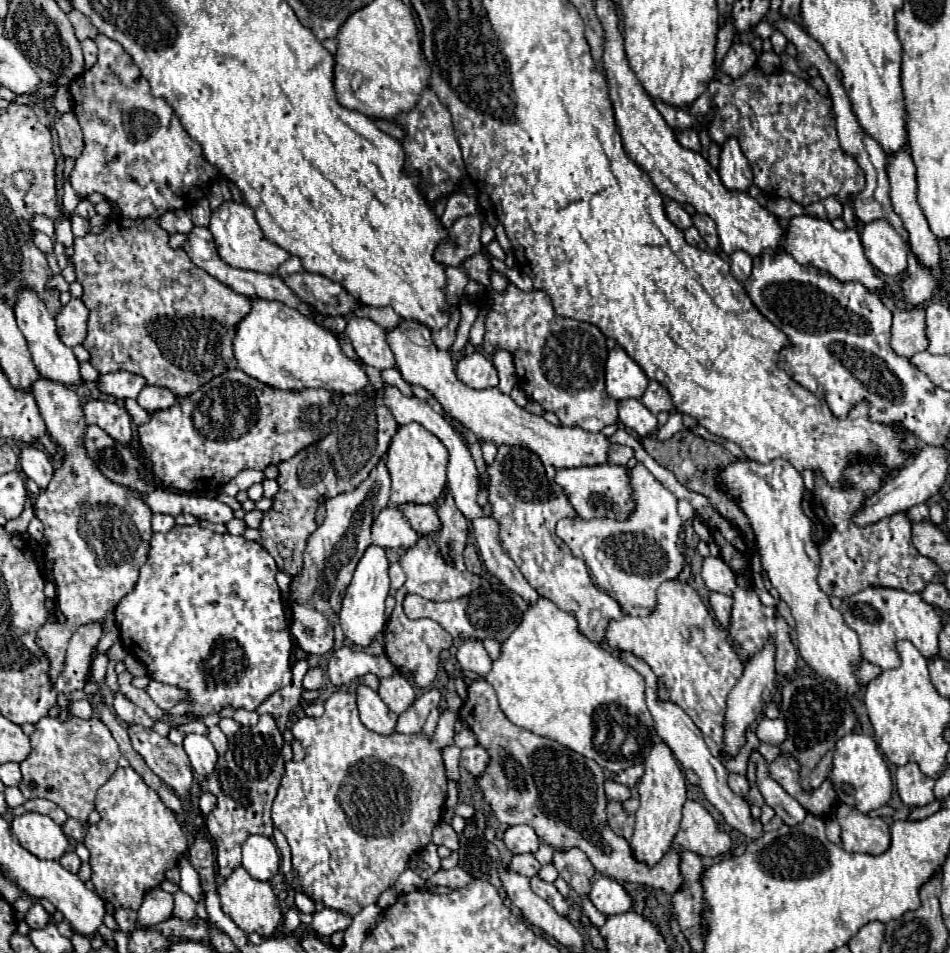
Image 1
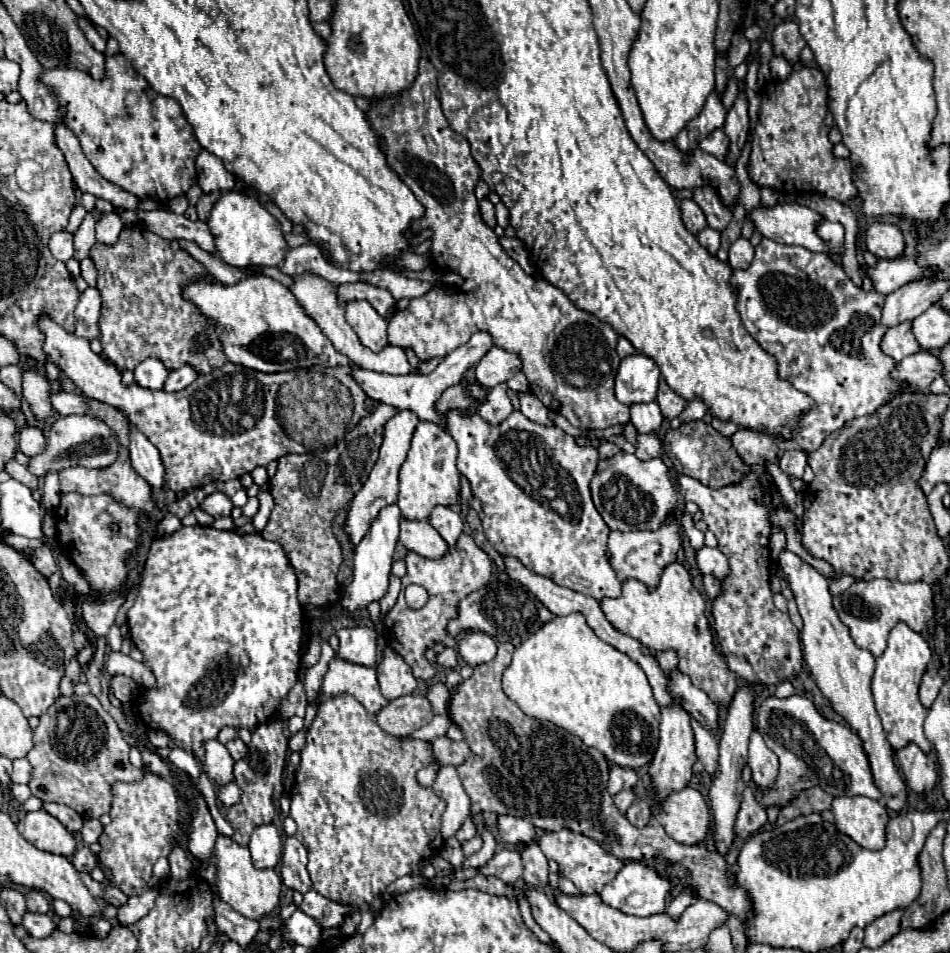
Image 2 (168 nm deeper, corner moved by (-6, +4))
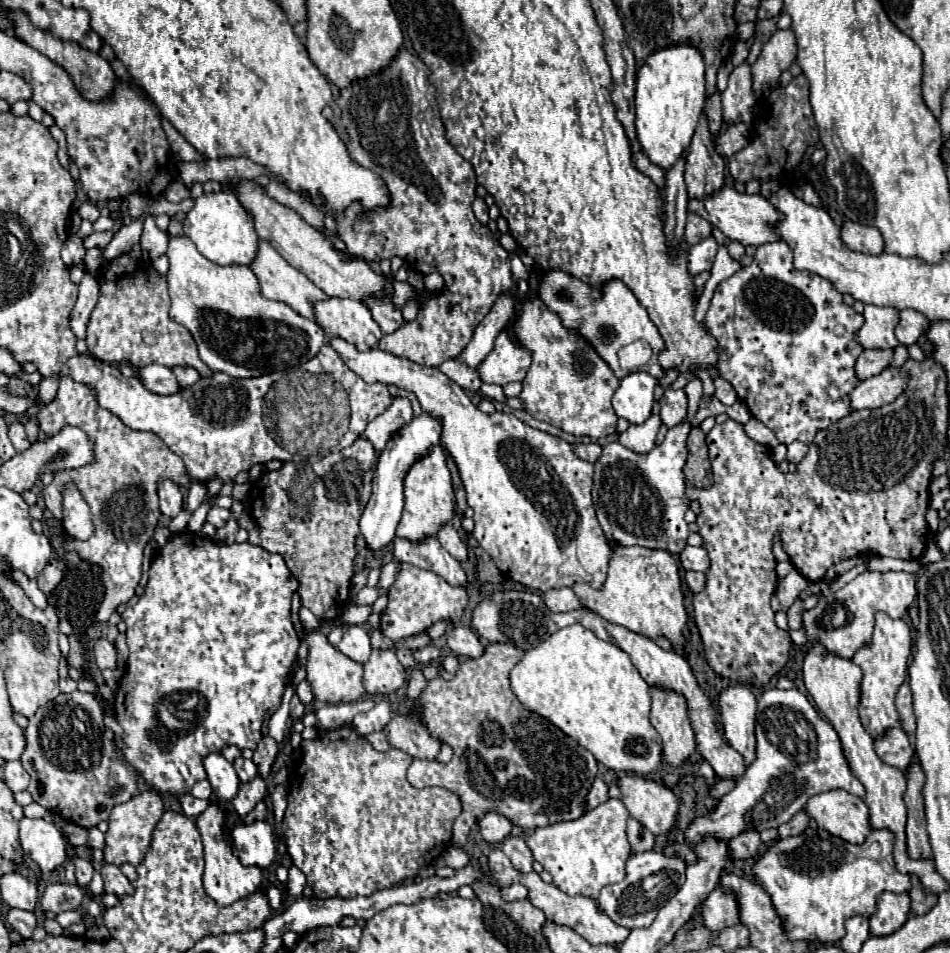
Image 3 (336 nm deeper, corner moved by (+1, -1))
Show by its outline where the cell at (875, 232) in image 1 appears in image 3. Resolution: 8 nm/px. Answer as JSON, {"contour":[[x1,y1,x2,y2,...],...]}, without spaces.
{"contour":[[844,221,844,225,840,227,840,239,852,251,870,255,880,255,884,251,884,239,880,231,854,221]]}

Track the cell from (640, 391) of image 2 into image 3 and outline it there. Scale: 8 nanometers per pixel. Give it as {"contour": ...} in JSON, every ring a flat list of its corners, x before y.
{"contour":[[630,373,624,377,612,399,616,415,632,425,642,425,652,413,656,383,648,373]]}

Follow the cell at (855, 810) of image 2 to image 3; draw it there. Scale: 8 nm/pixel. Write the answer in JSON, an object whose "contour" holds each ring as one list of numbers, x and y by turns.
{"contour":[[832,789,810,797,806,813,816,819,818,827,848,843,864,843,872,831,868,807,860,797,850,795,844,789]]}

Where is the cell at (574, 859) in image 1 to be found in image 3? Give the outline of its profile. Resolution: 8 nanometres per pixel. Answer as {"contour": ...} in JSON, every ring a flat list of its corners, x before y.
{"contour":[[608,799,604,805,590,809,576,821,558,821,544,829,534,829,526,839,534,859,552,875,552,883,568,893,596,899,600,889,624,879,626,859,632,855,626,839,628,809,620,799]]}

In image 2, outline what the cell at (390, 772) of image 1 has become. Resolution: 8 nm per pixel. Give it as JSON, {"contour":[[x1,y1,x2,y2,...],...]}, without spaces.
{"contour":[[341,694,341,696,335,696,335,698,329,698,325,702,319,704,319,710,317,710,317,716,313,720,313,724,309,726,307,730,307,738,305,738,305,748,301,750,301,766,295,774,295,786,293,786,293,792,291,792,291,818,297,822,297,840,305,846,307,850,307,856,309,856,309,864,307,864,307,870,309,870,309,876,311,876,311,882,313,882,313,888,325,896,327,900,333,900,333,902,339,902,339,904,349,904,349,906,355,906,355,908,361,908,361,906,369,906,375,896,383,894,385,888,395,882,397,878,401,876,407,876,413,872,413,868,421,862,421,858,429,858,429,856,435,856,439,854,439,850,443,848,443,838,441,838,441,814,445,812,445,806,447,802,437,796,433,792,433,788,423,788,419,782,417,782,417,768,423,768,427,764,433,764,435,758,431,756,431,744,425,742,425,740,419,740,419,738,397,738,397,736,391,736,387,732,383,732,383,728,379,728,379,724,375,724,375,716,369,714,353,696,349,694]]}

